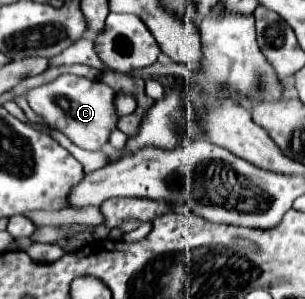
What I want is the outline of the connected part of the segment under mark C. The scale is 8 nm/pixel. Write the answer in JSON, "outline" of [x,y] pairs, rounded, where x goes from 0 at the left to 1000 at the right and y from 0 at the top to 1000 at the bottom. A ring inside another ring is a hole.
{"outline":[[[236,247],[190,254],[177,274],[138,281],[125,294],[98,294],[85,308],[85,334],[98,361],[138,395],[151,395],[151,408],[170,428],[210,441],[249,488],[275,502],[328,502],[354,475],[367,428],[380,428],[387,388],[374,381],[374,355],[367,355],[374,321],[380,321],[374,301],[341,274],[289,268]]]}

